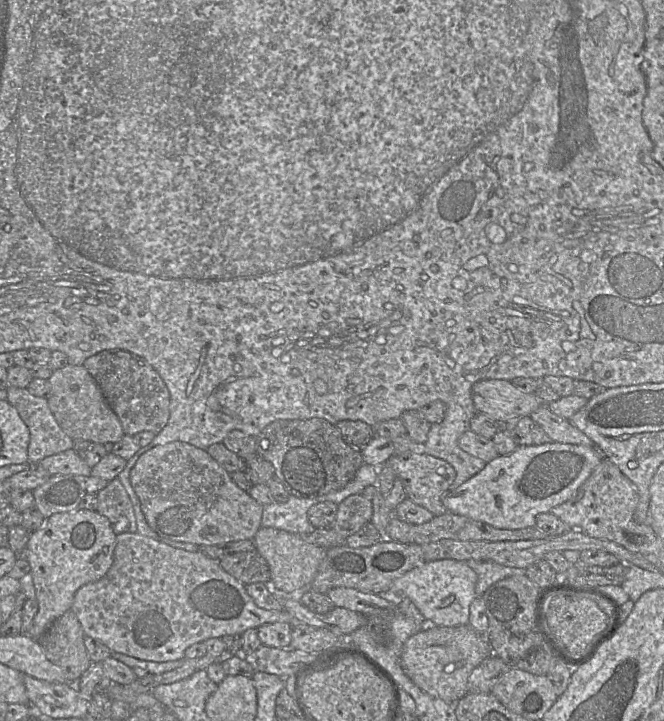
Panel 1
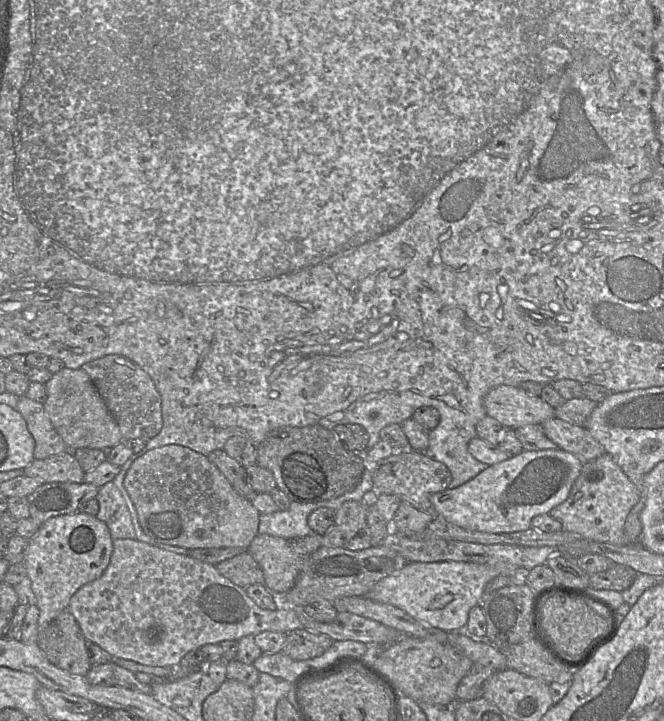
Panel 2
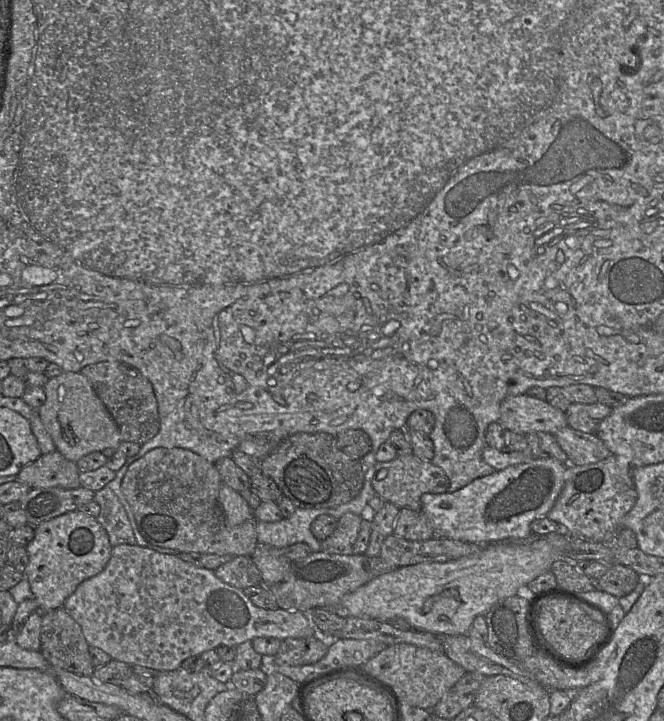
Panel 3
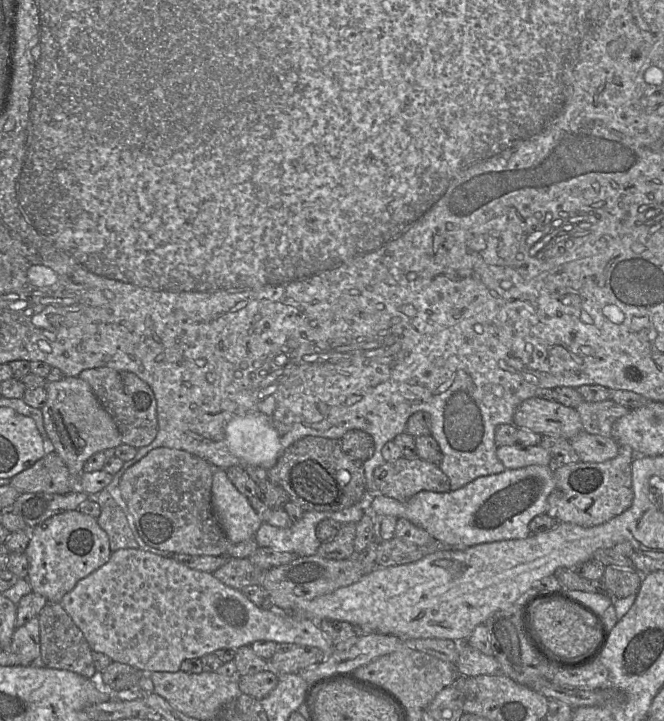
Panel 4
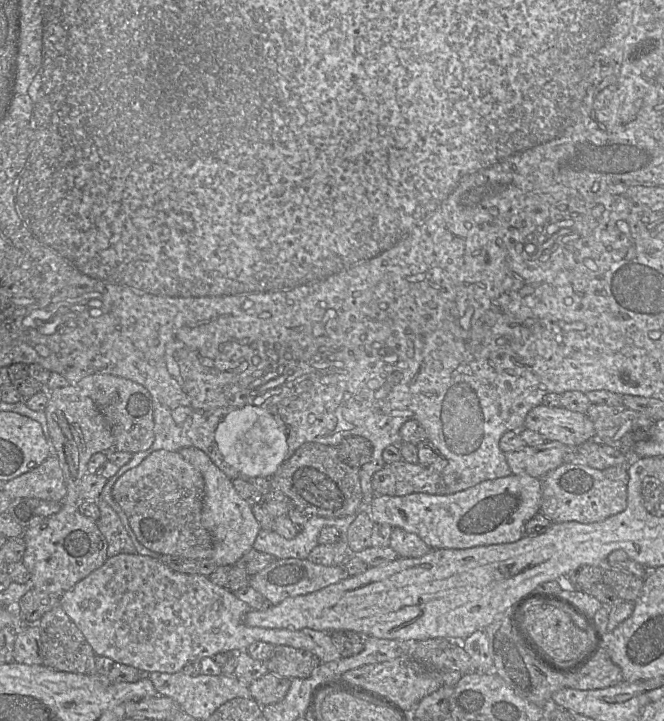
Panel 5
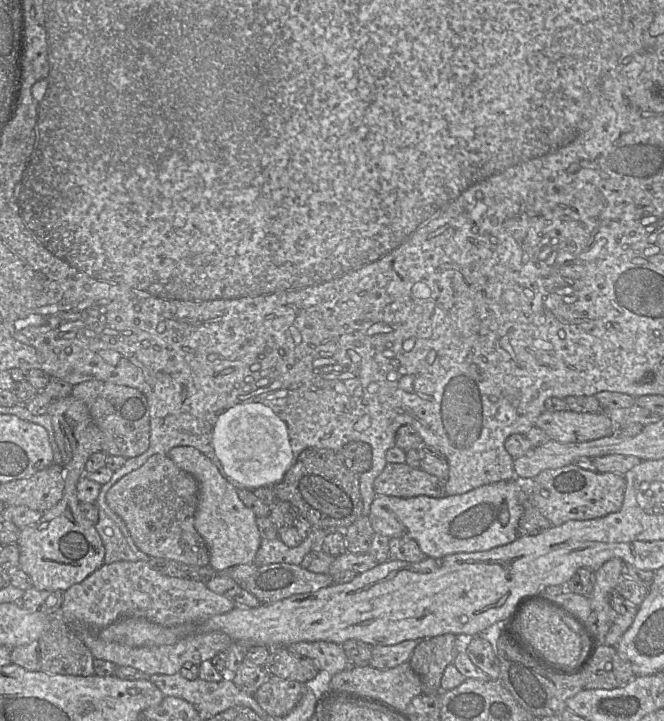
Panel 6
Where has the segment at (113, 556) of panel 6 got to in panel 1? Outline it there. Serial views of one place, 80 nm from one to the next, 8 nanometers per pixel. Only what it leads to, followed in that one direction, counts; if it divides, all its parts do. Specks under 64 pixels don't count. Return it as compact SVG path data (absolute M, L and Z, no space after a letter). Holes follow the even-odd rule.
M118 477L110 481L97 494L97 513L105 516L116 535L137 532L130 498Z

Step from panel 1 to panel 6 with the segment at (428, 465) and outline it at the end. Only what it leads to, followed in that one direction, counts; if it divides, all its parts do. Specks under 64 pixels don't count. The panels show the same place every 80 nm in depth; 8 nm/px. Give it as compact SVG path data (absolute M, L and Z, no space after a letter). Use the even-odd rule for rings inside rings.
M387 463L373 484L377 496L410 498L447 496L445 481L407 463Z

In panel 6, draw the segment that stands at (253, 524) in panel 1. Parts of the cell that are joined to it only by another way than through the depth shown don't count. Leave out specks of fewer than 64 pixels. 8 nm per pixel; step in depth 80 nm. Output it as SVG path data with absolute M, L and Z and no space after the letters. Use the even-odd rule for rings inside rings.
M154 454L132 472L121 477L106 493L110 509L125 523L134 544L150 556L191 566L209 564L209 550L194 526L199 485L164 454Z

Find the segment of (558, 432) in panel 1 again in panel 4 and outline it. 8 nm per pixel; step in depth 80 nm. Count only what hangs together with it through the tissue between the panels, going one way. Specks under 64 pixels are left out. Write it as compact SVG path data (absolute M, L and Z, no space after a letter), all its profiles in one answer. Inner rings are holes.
M581 431L569 440L580 462L601 463L615 458L620 452L619 444L612 437Z

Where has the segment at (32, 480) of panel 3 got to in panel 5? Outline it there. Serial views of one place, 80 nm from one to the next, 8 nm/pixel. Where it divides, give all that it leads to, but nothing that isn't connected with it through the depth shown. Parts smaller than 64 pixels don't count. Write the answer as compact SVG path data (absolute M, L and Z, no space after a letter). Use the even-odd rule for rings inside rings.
M49 455L38 467L7 481L3 490L12 500L38 498L61 502L67 488L58 457Z

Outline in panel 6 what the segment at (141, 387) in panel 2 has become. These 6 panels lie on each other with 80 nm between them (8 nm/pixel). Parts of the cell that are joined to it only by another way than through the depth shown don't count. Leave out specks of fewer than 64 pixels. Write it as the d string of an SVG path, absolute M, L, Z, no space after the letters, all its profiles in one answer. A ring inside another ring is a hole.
M89 380L74 385L71 393L82 401L102 432L102 450L126 459L143 454L150 444L149 400L138 389L106 381Z

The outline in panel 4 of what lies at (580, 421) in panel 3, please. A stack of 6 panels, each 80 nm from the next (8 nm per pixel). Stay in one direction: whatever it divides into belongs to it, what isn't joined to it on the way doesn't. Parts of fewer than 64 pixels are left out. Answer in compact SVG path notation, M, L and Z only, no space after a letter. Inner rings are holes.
M612 400L599 402L583 401L575 408L579 413L583 430L589 434L612 437L615 422L626 415L630 409Z

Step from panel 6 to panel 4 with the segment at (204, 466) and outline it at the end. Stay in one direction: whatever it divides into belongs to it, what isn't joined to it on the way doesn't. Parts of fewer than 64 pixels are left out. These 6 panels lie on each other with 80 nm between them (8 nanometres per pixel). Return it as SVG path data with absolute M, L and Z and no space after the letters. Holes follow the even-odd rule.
M214 469L211 494L214 516L230 542L236 544L255 537L263 521L251 507L248 498L231 483L224 469Z

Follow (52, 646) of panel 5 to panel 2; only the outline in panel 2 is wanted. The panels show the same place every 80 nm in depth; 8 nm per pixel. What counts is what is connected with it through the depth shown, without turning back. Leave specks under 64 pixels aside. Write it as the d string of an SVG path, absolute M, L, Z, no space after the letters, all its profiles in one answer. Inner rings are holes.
M68 610L40 629L38 645L52 664L71 674L86 676L92 667L87 640Z

